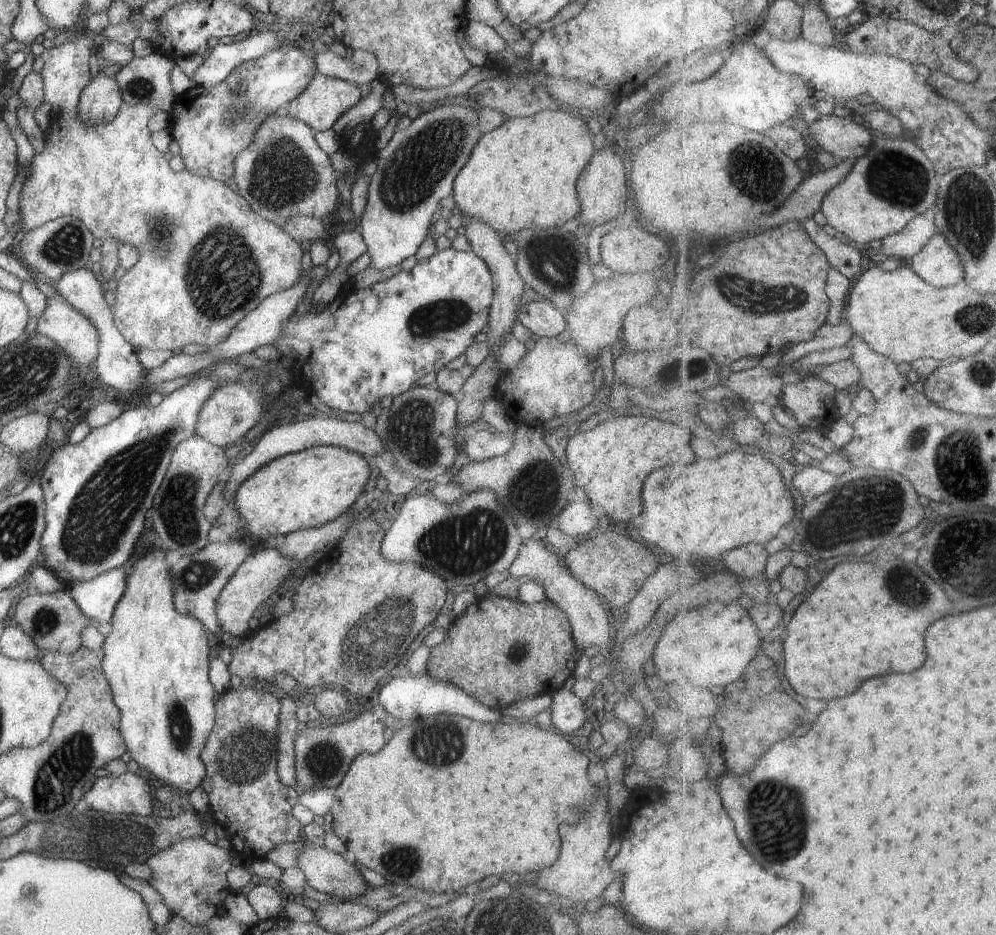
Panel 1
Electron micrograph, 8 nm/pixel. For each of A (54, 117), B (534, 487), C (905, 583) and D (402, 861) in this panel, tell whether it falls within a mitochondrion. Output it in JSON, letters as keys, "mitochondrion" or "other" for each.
{"A":"other","B":"mitochondrion","C":"mitochondrion","D":"mitochondrion"}

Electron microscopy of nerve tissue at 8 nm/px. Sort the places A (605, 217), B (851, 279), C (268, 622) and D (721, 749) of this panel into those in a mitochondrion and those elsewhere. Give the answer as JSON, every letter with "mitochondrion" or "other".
{"A":"other","B":"other","C":"other","D":"other"}

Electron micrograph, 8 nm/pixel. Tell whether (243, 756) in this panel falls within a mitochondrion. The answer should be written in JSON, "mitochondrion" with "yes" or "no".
{"mitochondrion":"yes"}

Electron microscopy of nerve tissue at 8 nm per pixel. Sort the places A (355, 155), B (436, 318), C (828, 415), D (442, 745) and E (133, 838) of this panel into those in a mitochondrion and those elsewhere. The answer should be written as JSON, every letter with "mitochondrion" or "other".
{"A":"other","B":"mitochondrion","C":"other","D":"mitochondrion","E":"mitochondrion"}

